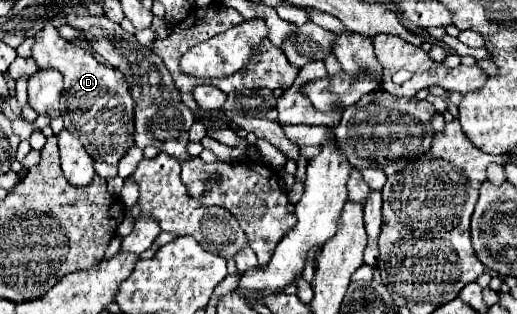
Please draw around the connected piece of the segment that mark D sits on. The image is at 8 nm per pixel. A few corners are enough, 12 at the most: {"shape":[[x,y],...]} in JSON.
{"shape":[[50,23],[40,69],[64,77],[64,127],[116,165],[134,147],[124,75]]}

